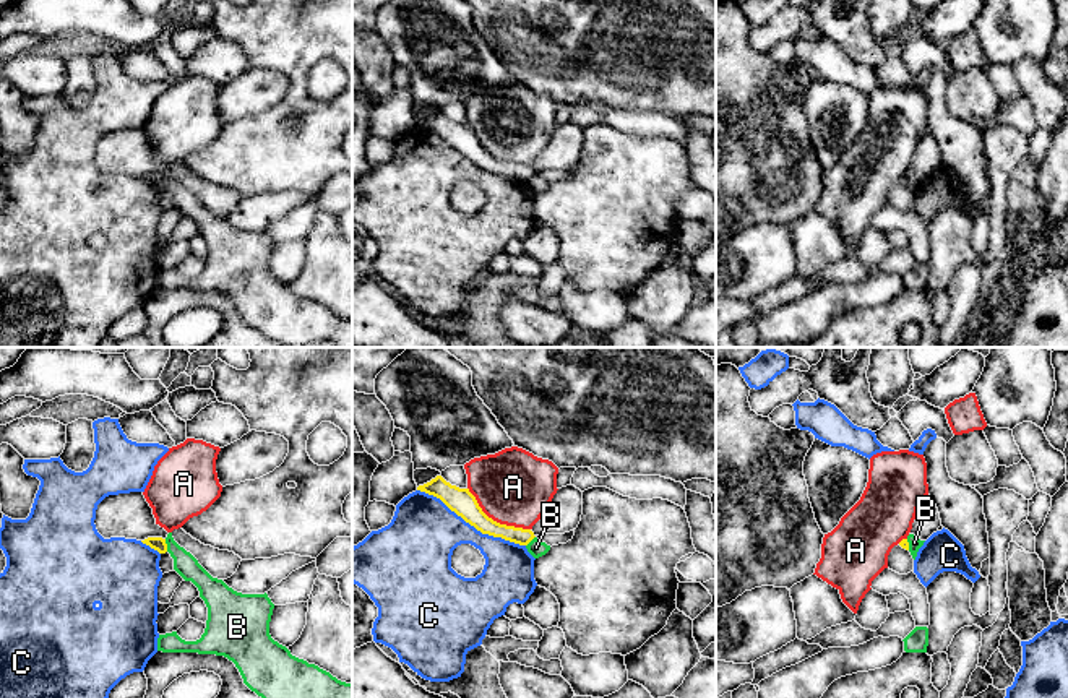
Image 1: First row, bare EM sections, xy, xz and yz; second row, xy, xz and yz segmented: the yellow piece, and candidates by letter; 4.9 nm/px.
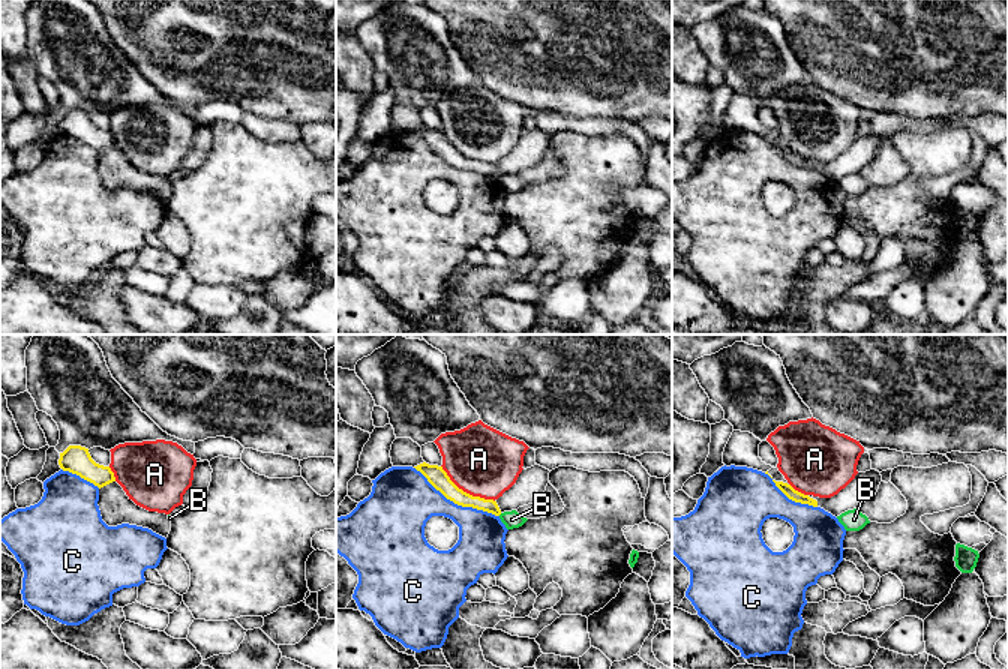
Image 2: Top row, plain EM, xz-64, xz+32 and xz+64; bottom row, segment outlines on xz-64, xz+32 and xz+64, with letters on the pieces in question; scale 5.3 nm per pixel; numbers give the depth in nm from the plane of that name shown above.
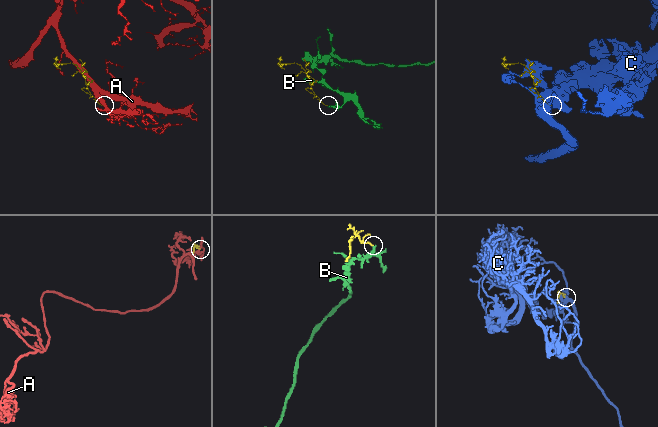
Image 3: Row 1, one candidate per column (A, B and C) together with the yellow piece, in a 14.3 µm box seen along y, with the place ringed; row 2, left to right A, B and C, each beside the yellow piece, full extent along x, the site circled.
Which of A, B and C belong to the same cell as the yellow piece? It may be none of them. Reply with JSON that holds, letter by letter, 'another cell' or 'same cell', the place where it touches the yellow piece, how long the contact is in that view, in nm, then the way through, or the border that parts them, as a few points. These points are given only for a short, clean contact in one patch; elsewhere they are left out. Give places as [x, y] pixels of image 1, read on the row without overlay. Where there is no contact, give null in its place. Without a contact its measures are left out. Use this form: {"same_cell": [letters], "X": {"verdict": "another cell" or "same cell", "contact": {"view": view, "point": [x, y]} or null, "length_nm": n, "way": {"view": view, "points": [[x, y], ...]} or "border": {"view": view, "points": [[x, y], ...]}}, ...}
{"same_cell": [], "A": {"verdict": "another cell", "contact": {"view": "xz", "point": [495, 158]}, "length_nm": 380, "border": {"view": "xz", "points": [[468, 124], [478, 142], [489, 153], [500, 159], [529, 166]]}}, "B": {"verdict": "another cell", "contact": {"view": "xy", "point": [166, 182]}, "length_nm": 70, "border": {"view": "xy", "points": [[164, 176], [167, 187]]}}, "C": {"verdict": "another cell", "contact": {"view": "xz", "point": [471, 161]}, "length_nm": 600}}

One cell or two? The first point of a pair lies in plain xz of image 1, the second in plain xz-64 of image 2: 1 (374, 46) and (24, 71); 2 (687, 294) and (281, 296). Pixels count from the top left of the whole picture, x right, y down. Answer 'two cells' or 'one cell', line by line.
1: one cell
2: one cell

